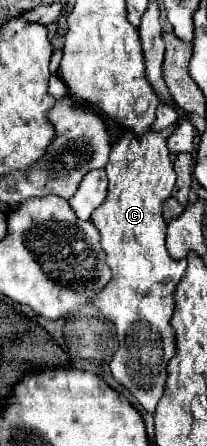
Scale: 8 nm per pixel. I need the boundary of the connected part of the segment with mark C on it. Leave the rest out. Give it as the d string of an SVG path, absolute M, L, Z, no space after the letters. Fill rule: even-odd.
M170 125L162 131L148 131L142 135L136 135L132 131L126 131L110 151L110 161L106 165L108 175L108 197L106 201L92 213L92 223L100 229L102 235L102 247L108 255L108 265L112 269L110 283L98 293L94 305L116 325L118 335L118 351L114 353L110 361L112 377L120 385L132 385L132 393L138 399L138 403L154 413L162 393L164 393L164 381L166 381L166 365L174 357L174 333L170 327L170 317L174 313L174 291L180 279L186 273L186 259L172 259L166 251L166 223L162 219L162 203L170 197L172 187L176 183L176 173L172 169L170 151L166 147L166 139L174 133L176 125Z

